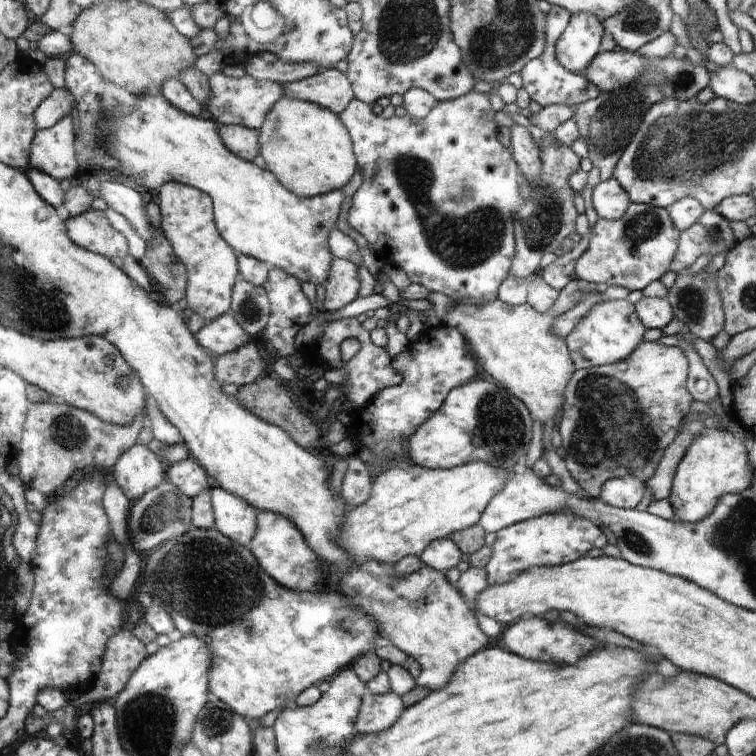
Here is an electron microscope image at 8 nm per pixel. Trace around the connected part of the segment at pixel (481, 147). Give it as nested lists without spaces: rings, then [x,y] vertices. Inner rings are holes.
[[[470,91],[461,97],[437,101],[429,116],[417,119],[410,115],[389,119],[375,115],[373,105],[358,100],[356,96],[349,102],[349,106],[340,114],[341,121],[350,126],[350,134],[354,134],[353,150],[358,150],[358,164],[363,171],[363,181],[354,193],[352,205],[348,211],[346,222],[354,232],[366,238],[368,246],[381,255],[384,262],[402,269],[410,277],[412,283],[427,288],[430,292],[445,294],[454,303],[473,302],[485,303],[496,300],[500,294],[500,286],[508,277],[515,253],[514,214],[524,202],[520,189],[520,167],[513,154],[500,141],[494,140],[494,112],[490,108],[488,96],[478,91]]]

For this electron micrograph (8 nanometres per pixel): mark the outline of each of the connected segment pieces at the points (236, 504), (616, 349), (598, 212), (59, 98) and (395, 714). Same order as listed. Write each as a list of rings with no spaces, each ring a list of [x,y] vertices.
[[[220,485],[211,488],[211,505],[214,528],[238,544],[248,546],[256,532],[258,510]]]
[[[604,299],[596,303],[576,328],[565,338],[572,355],[575,370],[611,365],[624,361],[643,340],[647,331],[637,314],[636,306],[627,300]]]
[[[614,178],[601,181],[588,193],[592,218],[619,219],[630,206],[631,200],[622,185]]]
[[[53,88],[48,98],[40,102],[33,112],[35,127],[47,129],[66,115],[74,114],[75,102],[75,98],[68,89]]]
[[[367,688],[356,720],[357,732],[384,732],[396,724],[404,712],[405,705],[401,695],[392,690],[381,695],[374,694]]]

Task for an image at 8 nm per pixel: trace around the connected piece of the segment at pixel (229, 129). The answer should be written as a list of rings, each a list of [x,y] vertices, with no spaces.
[[[222,125],[221,139],[235,155],[252,161],[259,153],[258,132],[240,125]]]

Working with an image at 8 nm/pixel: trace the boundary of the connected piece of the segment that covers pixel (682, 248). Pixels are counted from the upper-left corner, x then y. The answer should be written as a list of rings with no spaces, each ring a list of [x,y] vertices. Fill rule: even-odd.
[[[712,209],[705,210],[690,228],[683,230],[680,234],[680,246],[677,246],[676,254],[672,258],[669,269],[679,274],[688,266],[692,266],[701,254],[710,253],[713,256],[727,254],[736,242],[737,240],[730,227],[730,221]]]

